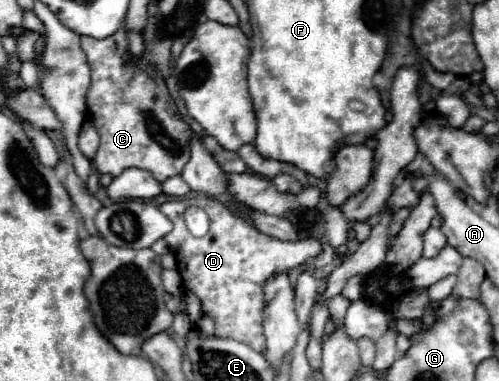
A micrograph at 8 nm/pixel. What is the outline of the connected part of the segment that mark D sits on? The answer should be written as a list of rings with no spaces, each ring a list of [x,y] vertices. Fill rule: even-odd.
[[[194,195],[192,199],[172,199],[160,205],[160,211],[168,215],[174,223],[174,229],[164,237],[168,247],[174,251],[178,269],[184,281],[186,289],[192,289],[200,301],[202,311],[210,315],[216,323],[216,335],[218,337],[232,337],[236,341],[242,341],[250,345],[254,351],[264,351],[264,333],[262,333],[262,317],[264,317],[264,281],[270,279],[270,275],[276,275],[278,271],[290,271],[302,263],[306,263],[312,257],[318,257],[322,253],[322,241],[320,239],[300,239],[300,241],[280,241],[270,235],[264,235],[250,227],[250,223],[232,211],[228,211],[222,203],[208,199],[206,195]],[[190,205],[202,207],[210,217],[210,231],[204,237],[190,235],[186,223],[184,223],[184,211]]]

